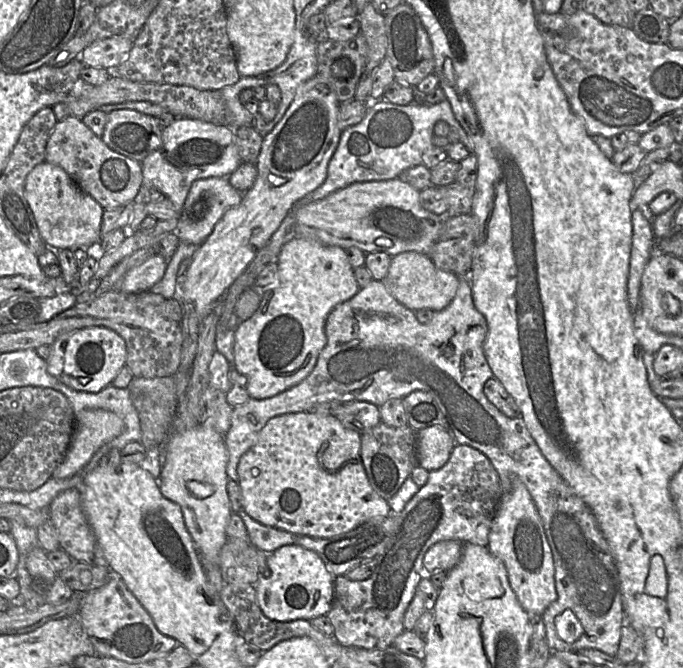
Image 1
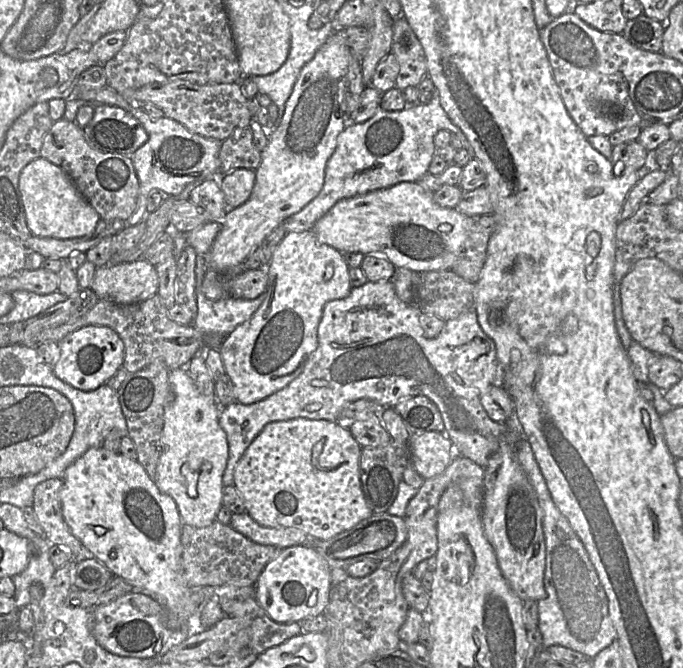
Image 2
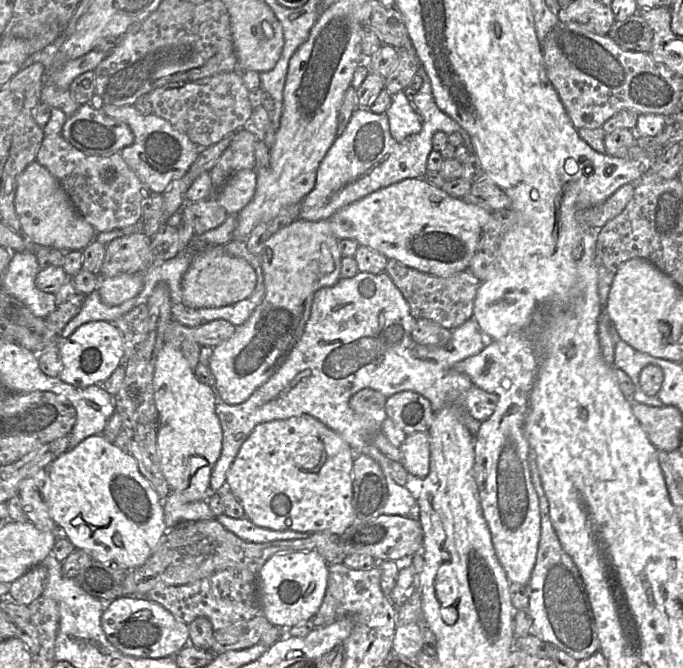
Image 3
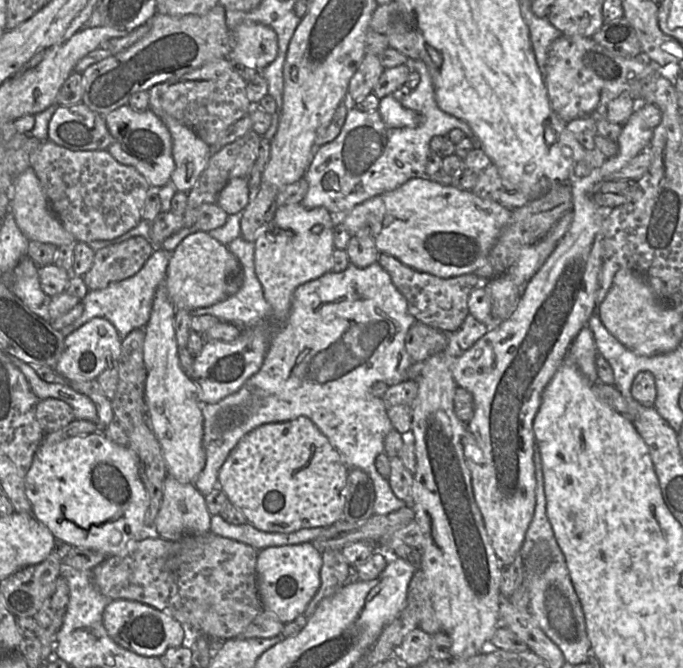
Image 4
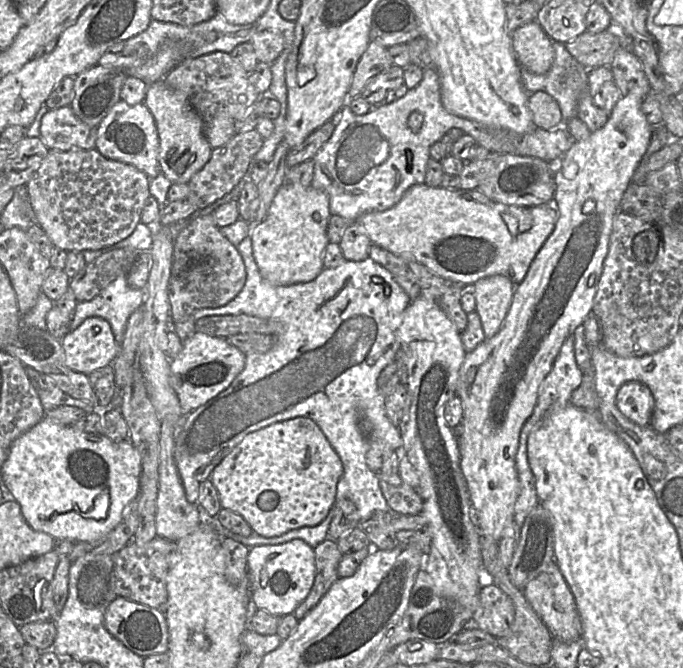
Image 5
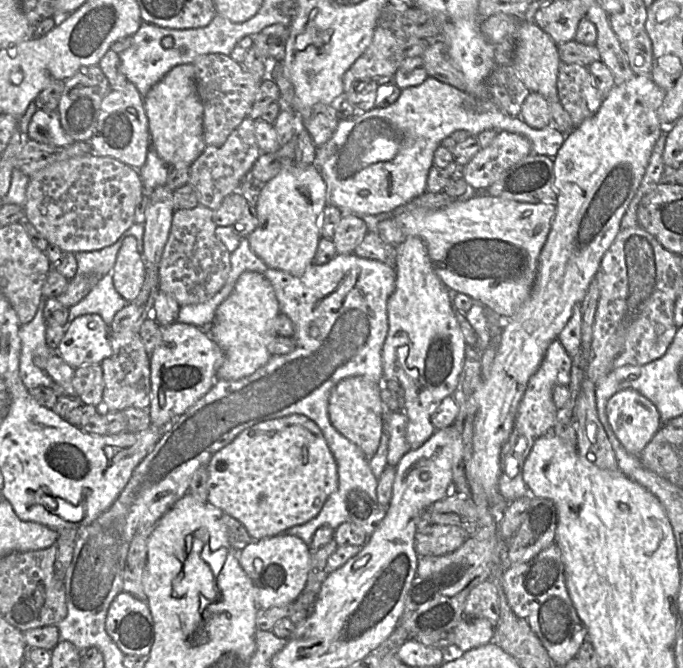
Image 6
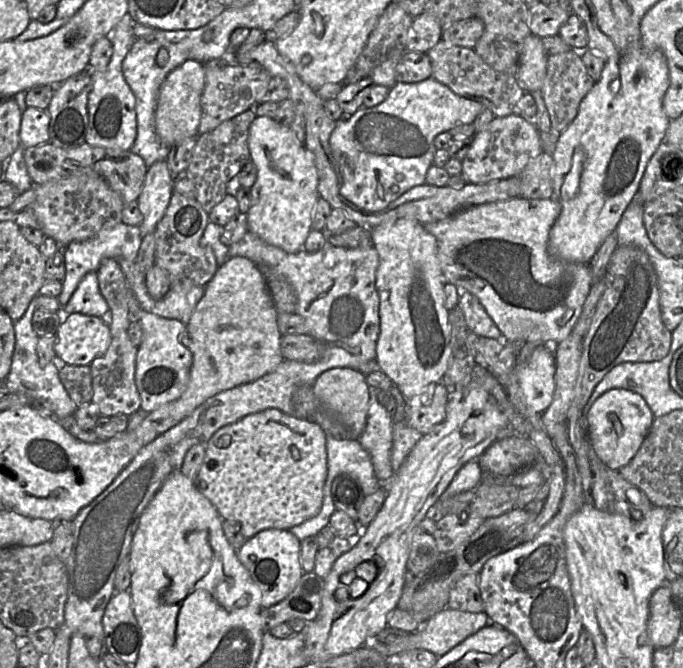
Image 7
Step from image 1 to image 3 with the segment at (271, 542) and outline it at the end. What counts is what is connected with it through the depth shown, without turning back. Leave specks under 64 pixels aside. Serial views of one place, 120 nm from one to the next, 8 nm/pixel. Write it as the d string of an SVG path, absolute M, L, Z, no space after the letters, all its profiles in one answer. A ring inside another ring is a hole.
M221 514L215 517L215 519L241 539L254 543L271 542L274 540L302 539L307 538L311 533L314 533L293 530L279 531L260 527L254 524L246 516L244 518L236 519L226 514Z

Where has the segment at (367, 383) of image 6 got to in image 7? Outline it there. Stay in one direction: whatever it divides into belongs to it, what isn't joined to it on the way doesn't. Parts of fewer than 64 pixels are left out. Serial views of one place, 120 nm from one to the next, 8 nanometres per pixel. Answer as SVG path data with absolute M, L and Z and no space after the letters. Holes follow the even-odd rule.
M332 368L323 372L313 385L322 409L345 429L345 438L358 439L365 430L369 408L369 385L366 375L353 368Z

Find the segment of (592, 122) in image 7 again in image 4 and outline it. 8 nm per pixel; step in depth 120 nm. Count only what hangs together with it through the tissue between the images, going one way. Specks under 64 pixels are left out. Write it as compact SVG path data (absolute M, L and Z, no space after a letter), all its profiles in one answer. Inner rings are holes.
M635 110L622 125L621 134L616 141L618 152L615 156L606 158L597 168L583 160L571 168L568 184L573 204L572 222L554 251L525 285L514 312L506 321L491 326L468 350L446 355L446 366L450 368L457 387L464 388L473 396L474 413L467 422L468 432L463 437L464 456L471 473L475 502L491 545L502 565L513 563L519 555L535 511L533 420L540 407L542 392L566 358L574 338L587 326L596 311L595 300L602 268L602 226L612 209L597 205L592 199L592 192L598 183L621 170L632 158L647 149L651 136L652 130Z

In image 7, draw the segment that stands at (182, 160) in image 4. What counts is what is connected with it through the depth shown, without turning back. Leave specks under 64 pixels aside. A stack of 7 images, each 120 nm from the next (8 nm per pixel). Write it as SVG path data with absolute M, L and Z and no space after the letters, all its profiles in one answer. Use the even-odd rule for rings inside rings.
M187 60L168 74L162 83L155 114L156 132L160 141L172 147L186 138L198 136L202 115L201 96L205 86L203 64L196 60Z

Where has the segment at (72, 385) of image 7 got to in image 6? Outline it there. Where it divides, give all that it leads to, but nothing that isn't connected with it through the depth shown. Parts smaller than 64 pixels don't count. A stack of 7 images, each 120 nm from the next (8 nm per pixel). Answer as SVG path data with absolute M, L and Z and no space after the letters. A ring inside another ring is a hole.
M100 364L83 365L76 368L72 380L77 397L83 404L97 407L103 397L103 370Z

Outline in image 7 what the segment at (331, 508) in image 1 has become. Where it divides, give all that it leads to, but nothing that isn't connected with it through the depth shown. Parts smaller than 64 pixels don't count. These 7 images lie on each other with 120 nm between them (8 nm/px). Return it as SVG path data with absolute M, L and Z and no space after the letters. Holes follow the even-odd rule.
M274 408L249 414L220 428L209 439L195 484L215 506L222 520L240 525L246 539L268 528L289 530L315 516L321 509L328 476L326 444L325 431L314 421Z

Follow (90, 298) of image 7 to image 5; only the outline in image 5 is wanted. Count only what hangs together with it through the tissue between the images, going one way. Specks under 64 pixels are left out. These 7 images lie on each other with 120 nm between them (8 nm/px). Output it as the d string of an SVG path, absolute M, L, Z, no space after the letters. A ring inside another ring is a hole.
M121 275L91 300L79 301L71 318L70 330L86 318L97 316L107 320L117 343L124 339L130 315L144 303L145 288L131 288L126 275Z

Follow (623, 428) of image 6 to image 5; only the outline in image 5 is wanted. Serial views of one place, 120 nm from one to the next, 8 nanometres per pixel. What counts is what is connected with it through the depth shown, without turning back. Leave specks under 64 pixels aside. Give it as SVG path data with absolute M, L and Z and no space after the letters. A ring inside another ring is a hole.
M631 381L622 385L616 395L616 405L632 422L640 426L651 425L655 401L645 384Z

